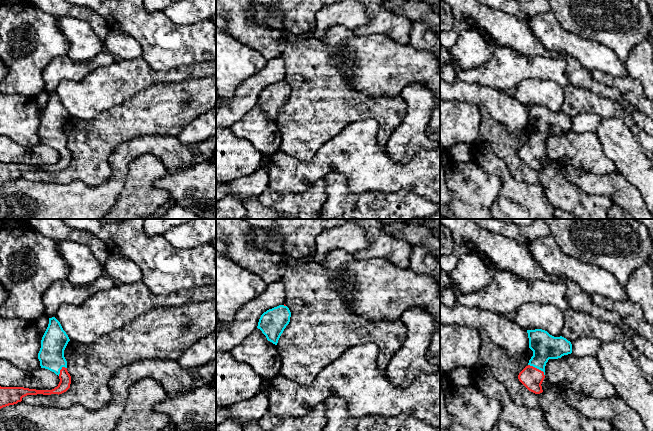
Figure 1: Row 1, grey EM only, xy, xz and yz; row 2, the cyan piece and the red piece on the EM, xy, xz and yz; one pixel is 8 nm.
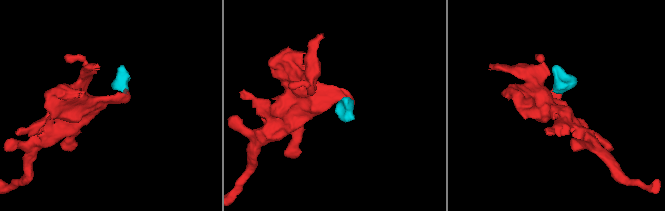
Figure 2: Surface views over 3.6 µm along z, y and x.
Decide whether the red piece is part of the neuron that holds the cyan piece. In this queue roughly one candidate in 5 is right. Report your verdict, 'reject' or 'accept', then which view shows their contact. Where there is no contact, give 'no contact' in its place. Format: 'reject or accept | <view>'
accept | yz

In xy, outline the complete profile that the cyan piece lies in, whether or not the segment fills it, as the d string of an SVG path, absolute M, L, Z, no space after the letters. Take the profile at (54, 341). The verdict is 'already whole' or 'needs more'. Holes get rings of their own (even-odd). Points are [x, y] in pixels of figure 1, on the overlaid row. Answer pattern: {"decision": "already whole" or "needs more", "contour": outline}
{"decision": "needs more", "contour": "M49 318L48 327L41 340L41 348L38 353L41 368L48 369L59 376L60 382L52 390L36 390L24 387L0 386L0 409L17 404L27 395L51 395L62 394L70 388L71 376L67 371L67 361L64 350L70 341L60 322L55 318Z"}

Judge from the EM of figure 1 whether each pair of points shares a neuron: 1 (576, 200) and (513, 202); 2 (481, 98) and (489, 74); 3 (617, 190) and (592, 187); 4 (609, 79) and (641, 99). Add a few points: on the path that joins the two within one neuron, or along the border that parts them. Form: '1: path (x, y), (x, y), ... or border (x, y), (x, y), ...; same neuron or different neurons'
1: border (532, 183), (543, 188), (554, 208); different neurons
2: border (462, 80), (481, 83), (508, 92); different neurons
3: path (611, 187), (598, 187); same neuron
4: path (617, 82), (624, 84), (633, 93); same neuron

